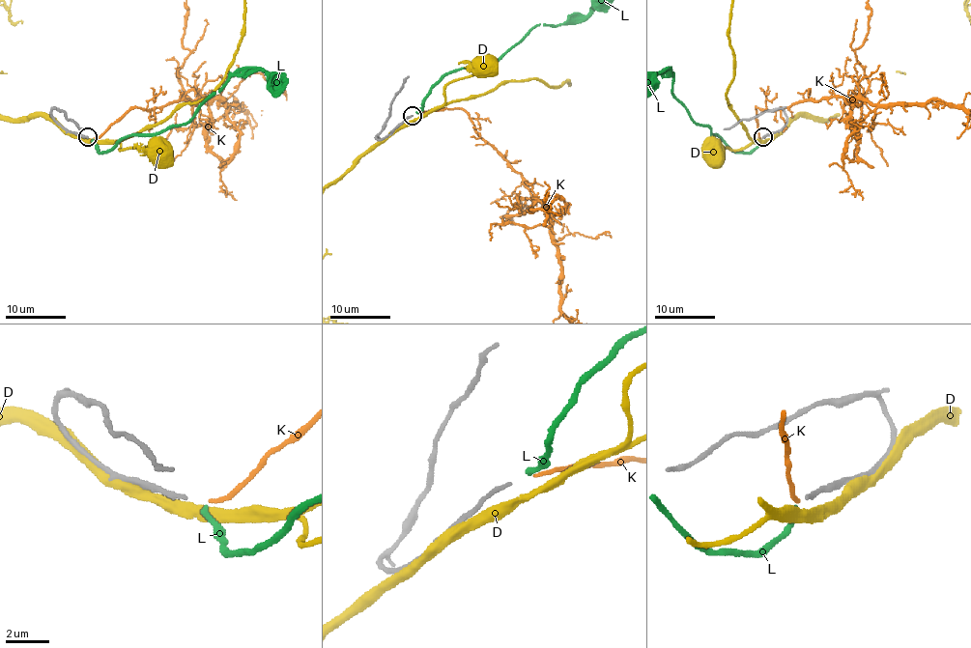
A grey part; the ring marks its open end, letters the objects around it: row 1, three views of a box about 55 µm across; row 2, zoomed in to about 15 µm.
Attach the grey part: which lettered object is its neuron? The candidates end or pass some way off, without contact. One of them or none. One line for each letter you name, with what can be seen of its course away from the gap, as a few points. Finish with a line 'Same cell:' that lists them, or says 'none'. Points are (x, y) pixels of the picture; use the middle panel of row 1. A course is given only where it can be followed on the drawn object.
Same cell: K

